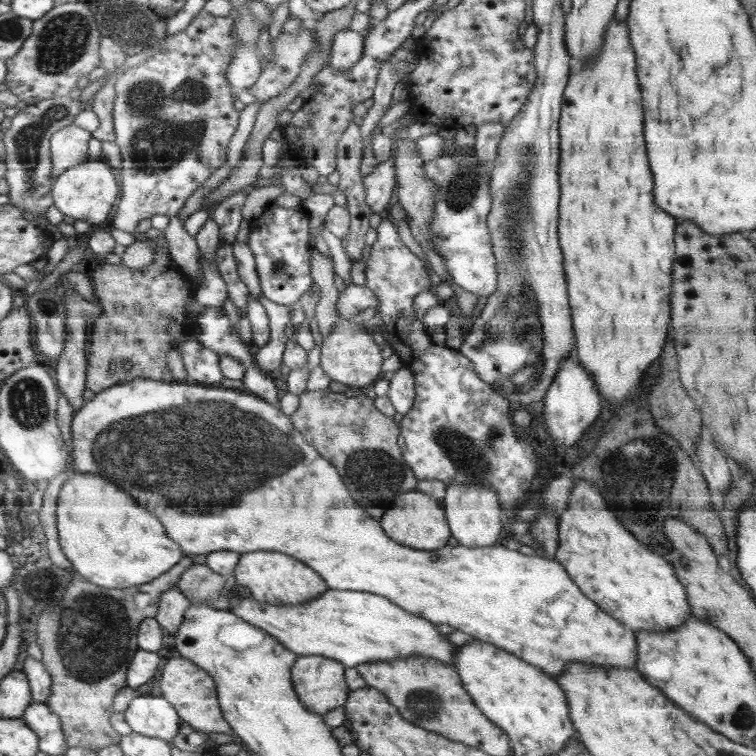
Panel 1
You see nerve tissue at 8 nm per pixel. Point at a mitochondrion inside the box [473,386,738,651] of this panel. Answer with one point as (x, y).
(654, 462)

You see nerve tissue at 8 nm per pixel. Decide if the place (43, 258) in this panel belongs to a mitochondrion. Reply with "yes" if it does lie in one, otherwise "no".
no

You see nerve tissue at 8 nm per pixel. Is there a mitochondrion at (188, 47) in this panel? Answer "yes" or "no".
no

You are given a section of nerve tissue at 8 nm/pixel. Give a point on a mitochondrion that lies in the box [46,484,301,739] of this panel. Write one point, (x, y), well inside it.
(92, 635)

